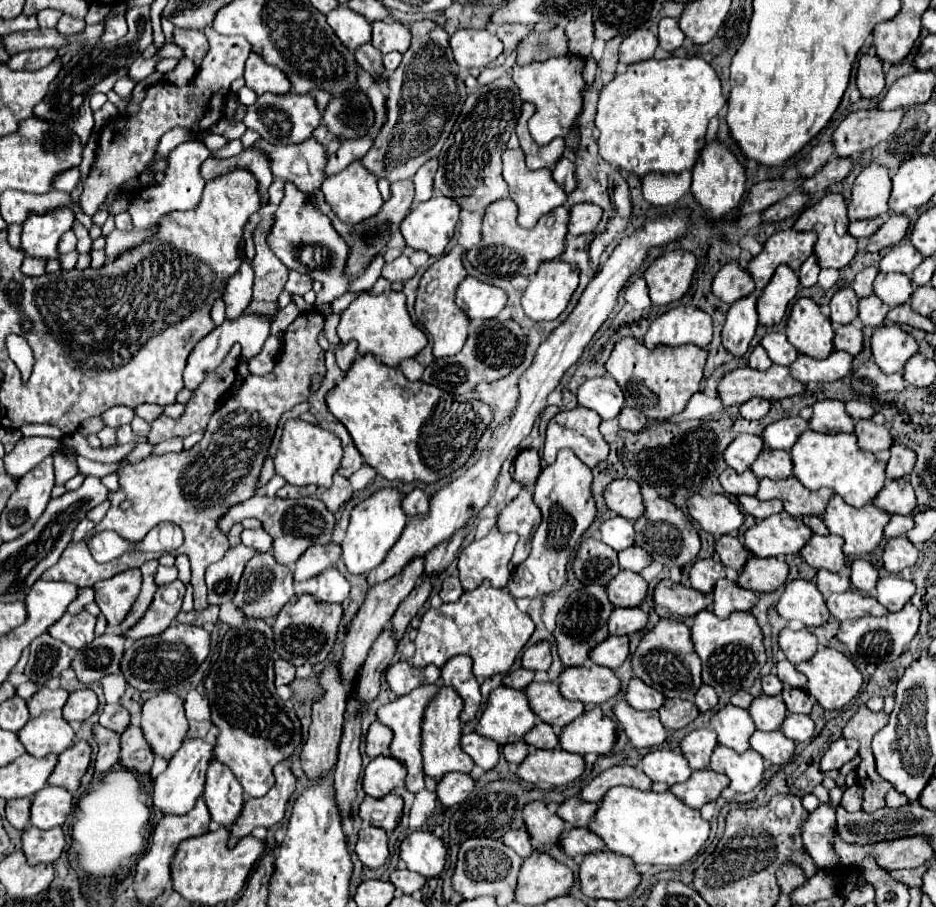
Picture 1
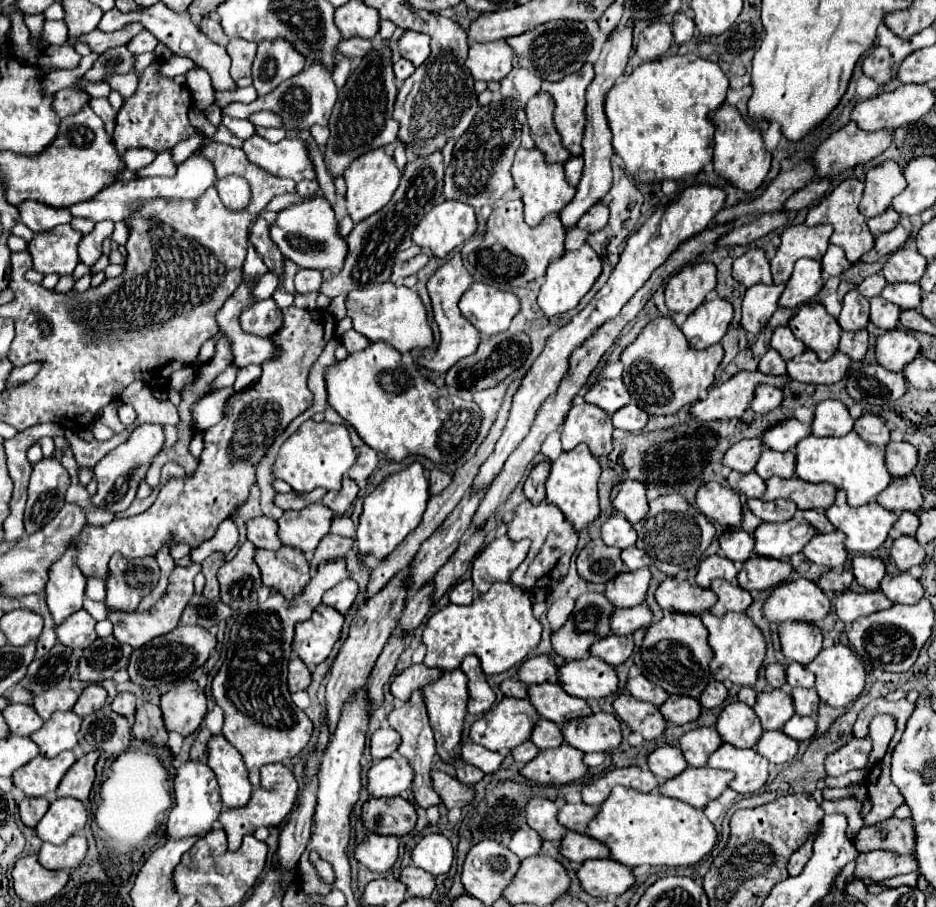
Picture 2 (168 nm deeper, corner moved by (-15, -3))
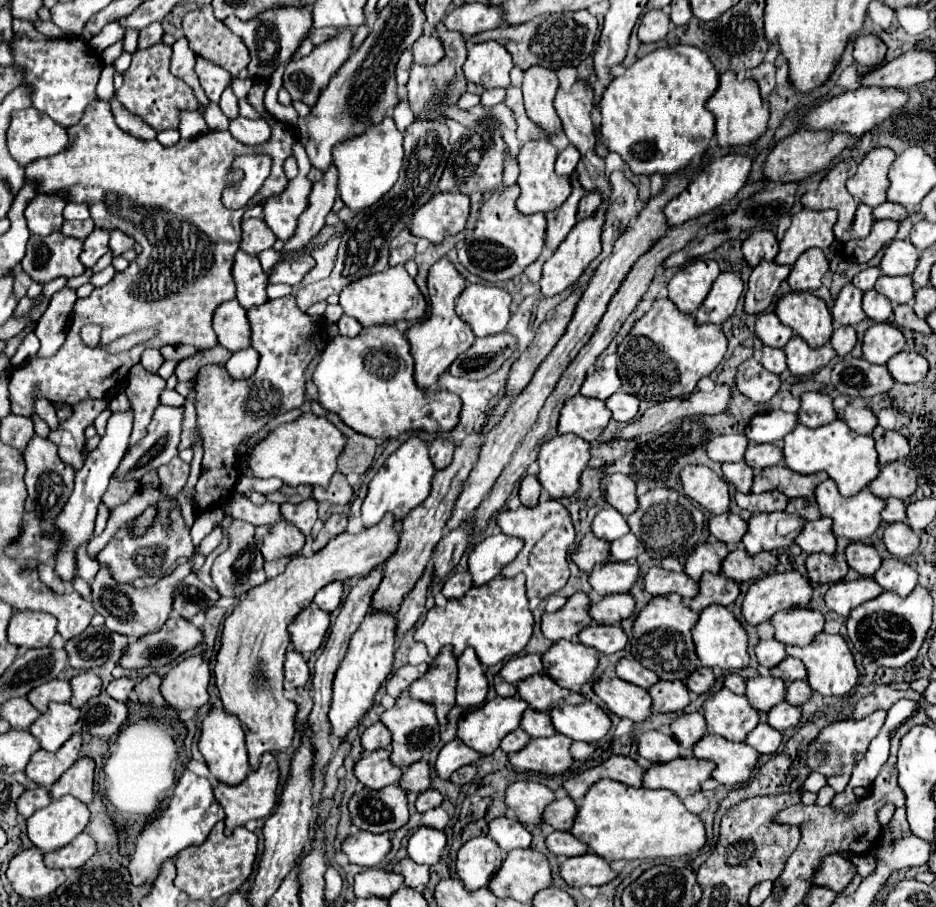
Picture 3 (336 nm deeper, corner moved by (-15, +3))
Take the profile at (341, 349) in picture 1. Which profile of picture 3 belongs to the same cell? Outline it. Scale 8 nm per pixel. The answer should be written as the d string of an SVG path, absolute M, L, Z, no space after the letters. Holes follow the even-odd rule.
M342 316L338 320L338 328L340 328L340 334L348 336L348 338L354 338L354 336L358 336L362 332L360 322L356 318L350 318L350 316Z

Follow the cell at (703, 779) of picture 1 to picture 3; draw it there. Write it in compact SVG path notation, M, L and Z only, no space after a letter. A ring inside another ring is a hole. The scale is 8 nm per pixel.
M694 756L676 758L668 764L658 764L646 770L644 786L646 788L666 788L672 790L680 800L690 794L700 792L702 782L712 778L716 764L710 760L700 760Z

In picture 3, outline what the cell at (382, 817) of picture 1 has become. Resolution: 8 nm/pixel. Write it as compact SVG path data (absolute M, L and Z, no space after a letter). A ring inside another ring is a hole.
M392 784L382 790L360 790L348 804L354 826L374 834L396 832L408 822L406 792Z

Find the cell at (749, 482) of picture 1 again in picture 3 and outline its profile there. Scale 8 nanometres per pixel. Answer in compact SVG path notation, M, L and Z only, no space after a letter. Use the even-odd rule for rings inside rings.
M736 462L736 464L722 464L722 472L728 482L736 486L736 490L748 494L752 490L754 482L754 472L746 462Z

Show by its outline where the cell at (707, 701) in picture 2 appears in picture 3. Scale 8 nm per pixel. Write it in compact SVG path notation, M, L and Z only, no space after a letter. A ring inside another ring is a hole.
M698 668L698 672L694 672L694 674L688 678L686 686L688 686L690 690L694 690L696 694L706 694L706 692L714 686L714 682L716 682L716 676L714 676L712 668Z

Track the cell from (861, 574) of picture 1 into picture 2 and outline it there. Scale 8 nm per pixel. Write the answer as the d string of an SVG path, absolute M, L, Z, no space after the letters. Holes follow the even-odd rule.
M854 556L852 558L854 580L866 590L878 590L880 580L884 578L884 562L874 556Z

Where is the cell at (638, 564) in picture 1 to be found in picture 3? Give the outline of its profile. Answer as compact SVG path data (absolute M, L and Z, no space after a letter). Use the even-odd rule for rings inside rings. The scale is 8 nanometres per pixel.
M626 534L626 536L612 542L610 552L616 562L628 562L628 560L638 558L638 554L644 552L644 546L636 540L634 534Z

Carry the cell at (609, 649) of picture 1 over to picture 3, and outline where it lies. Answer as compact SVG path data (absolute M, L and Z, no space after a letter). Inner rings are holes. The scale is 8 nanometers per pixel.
M592 624L590 628L584 628L584 632L580 632L578 638L582 644L596 648L600 654L620 652L628 644L628 636L624 634L620 624L614 624L614 626Z

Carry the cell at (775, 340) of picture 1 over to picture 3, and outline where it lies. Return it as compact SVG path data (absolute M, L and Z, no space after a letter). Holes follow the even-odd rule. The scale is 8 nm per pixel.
M766 312L766 314L760 314L758 320L756 320L756 336L766 344L766 346L772 346L772 348L784 348L790 338L794 336L792 328L784 326L776 314L772 312ZM770 342L786 342L786 344L770 344Z

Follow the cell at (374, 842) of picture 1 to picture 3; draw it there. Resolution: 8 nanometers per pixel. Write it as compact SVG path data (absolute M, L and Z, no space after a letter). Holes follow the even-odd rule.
M354 830L342 844L342 852L348 854L352 864L372 868L378 866L392 850L390 834L372 834L364 830Z

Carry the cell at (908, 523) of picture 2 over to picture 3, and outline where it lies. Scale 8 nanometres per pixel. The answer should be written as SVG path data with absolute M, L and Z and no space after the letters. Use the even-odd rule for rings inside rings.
M886 500L886 508L882 512L882 520L892 522L904 522L906 520L906 506L902 500Z

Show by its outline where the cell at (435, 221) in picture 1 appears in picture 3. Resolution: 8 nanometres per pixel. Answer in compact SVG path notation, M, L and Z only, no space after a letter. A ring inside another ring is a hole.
M442 192L416 210L410 232L420 238L428 238L432 244L444 242L448 236L456 236L466 228L470 214L470 198L458 192Z

